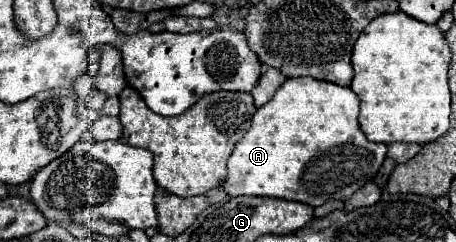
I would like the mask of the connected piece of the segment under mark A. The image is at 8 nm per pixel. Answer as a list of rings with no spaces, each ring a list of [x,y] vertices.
[[[312,77],[288,79],[276,97],[256,111],[252,127],[246,137],[234,147],[228,161],[228,177],[222,187],[228,195],[256,195],[256,197],[276,197],[286,201],[298,201],[318,207],[330,199],[348,199],[358,189],[378,173],[384,157],[386,145],[378,145],[366,139],[358,123],[360,99],[350,87],[340,87],[336,83],[318,81]]]

